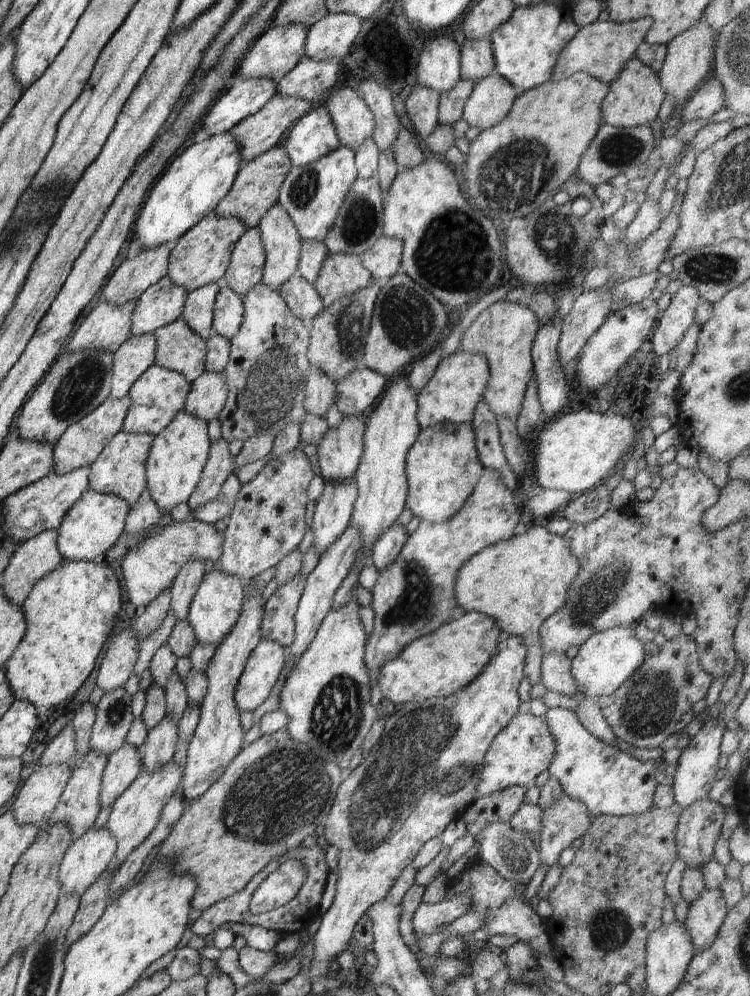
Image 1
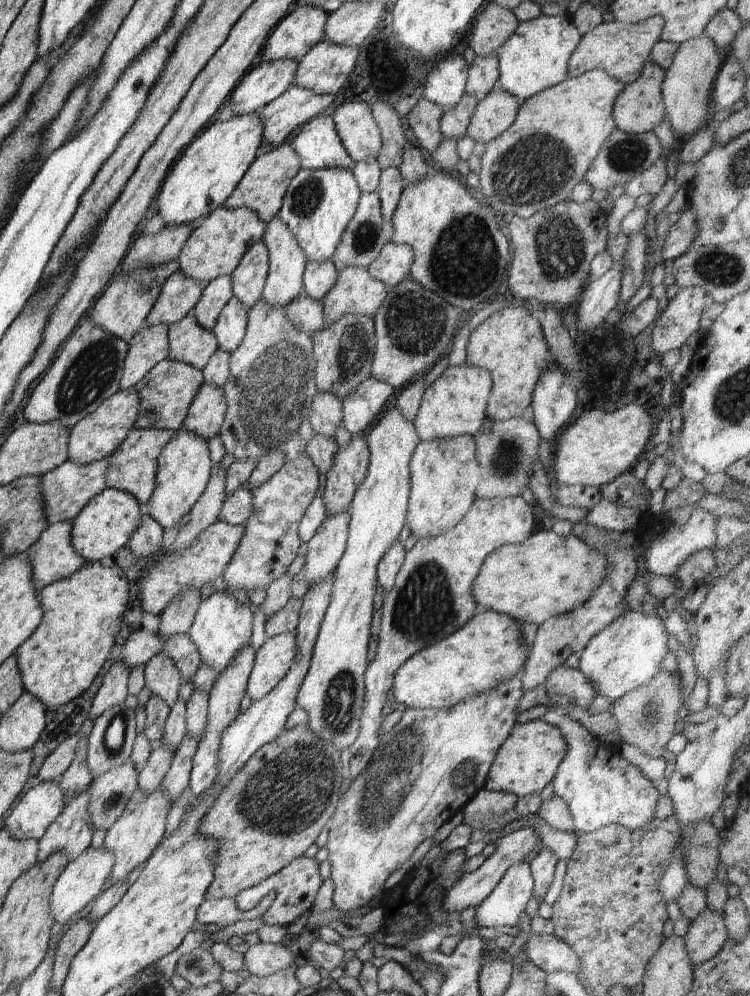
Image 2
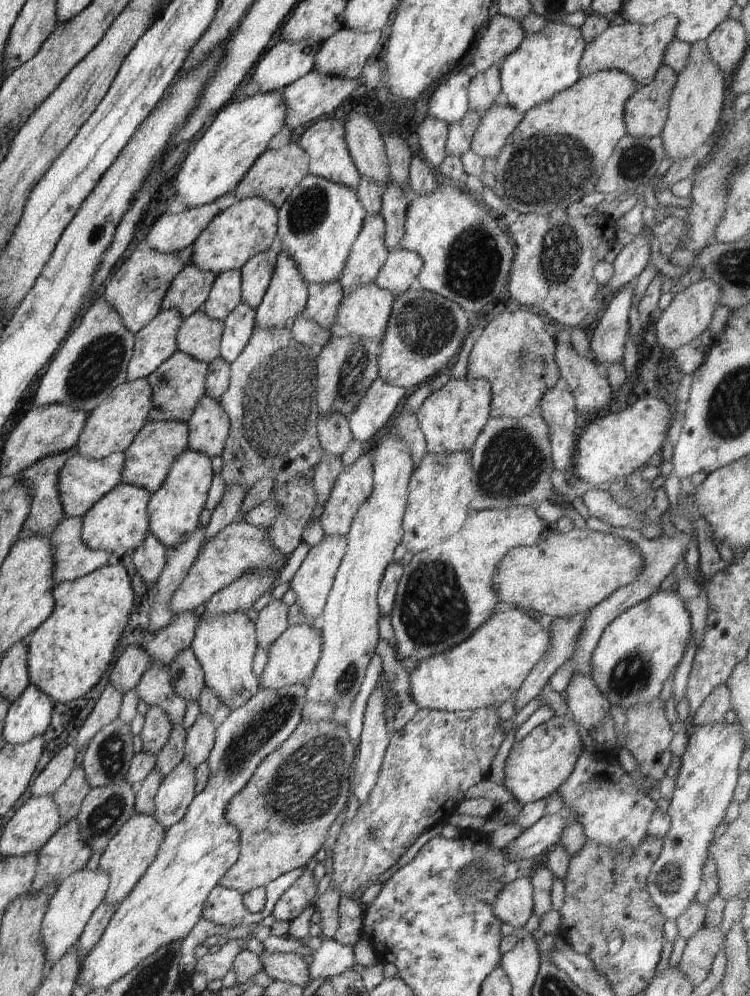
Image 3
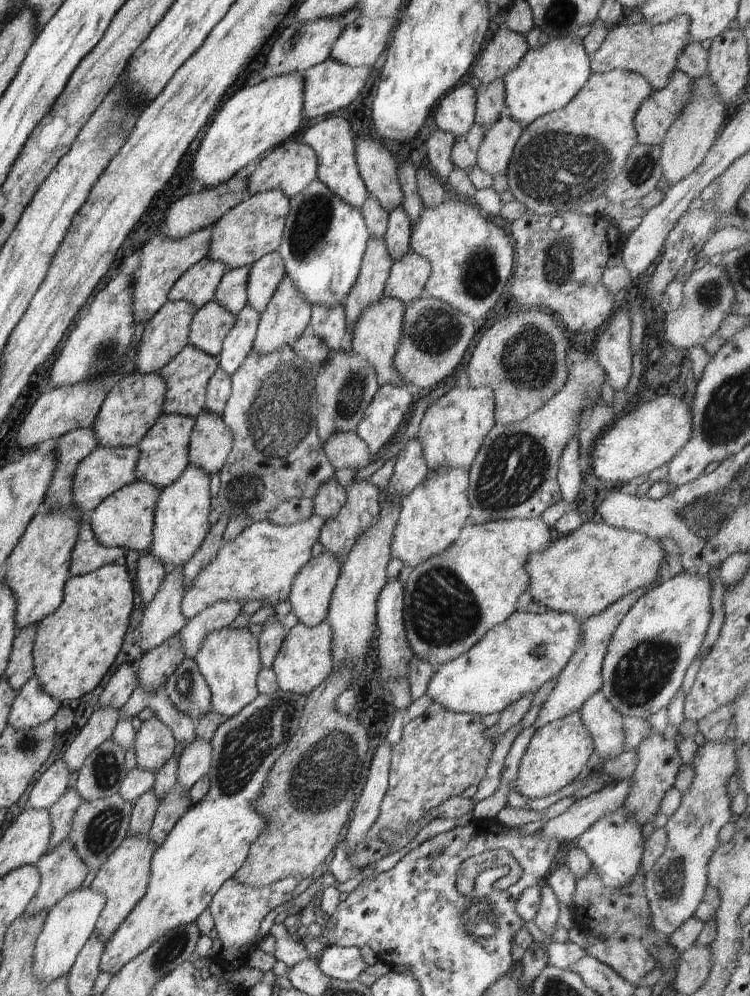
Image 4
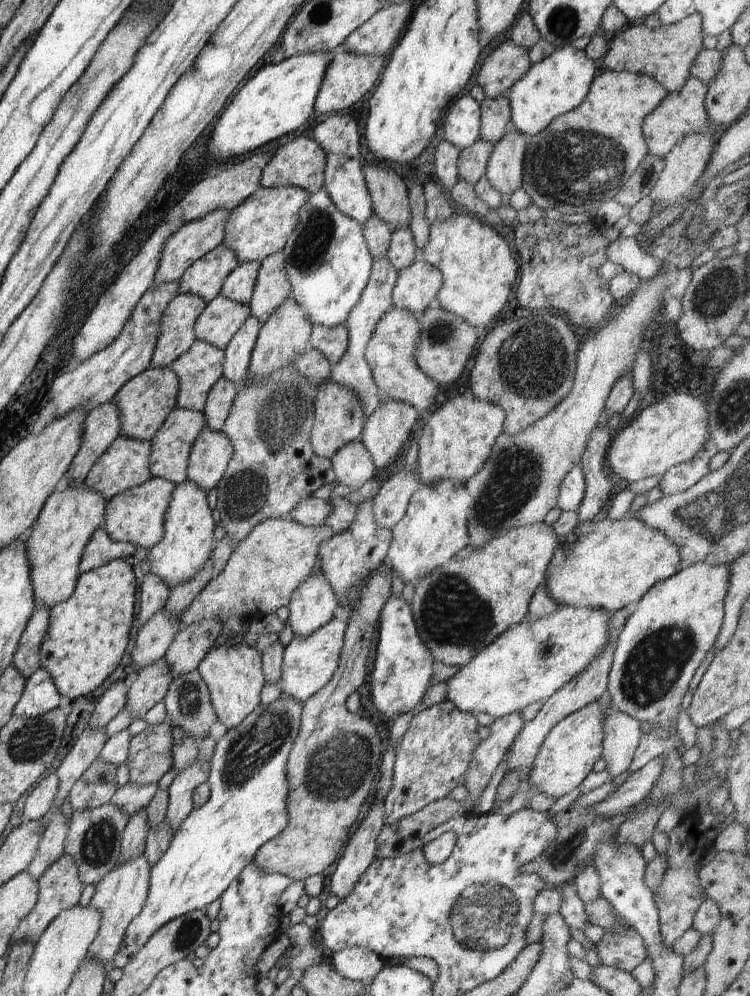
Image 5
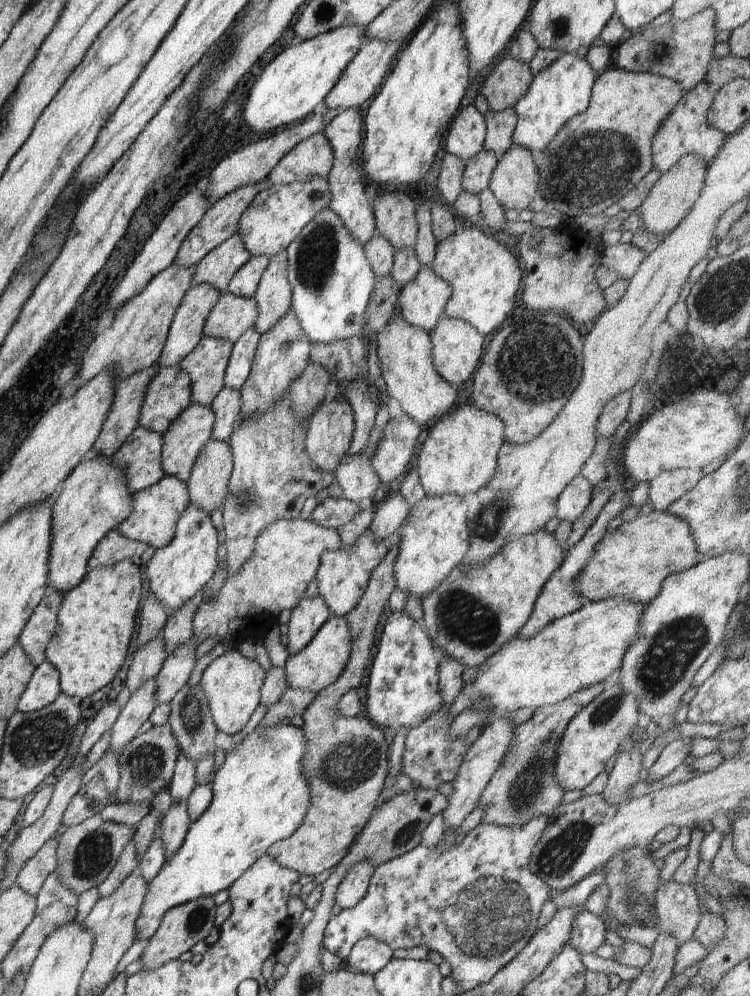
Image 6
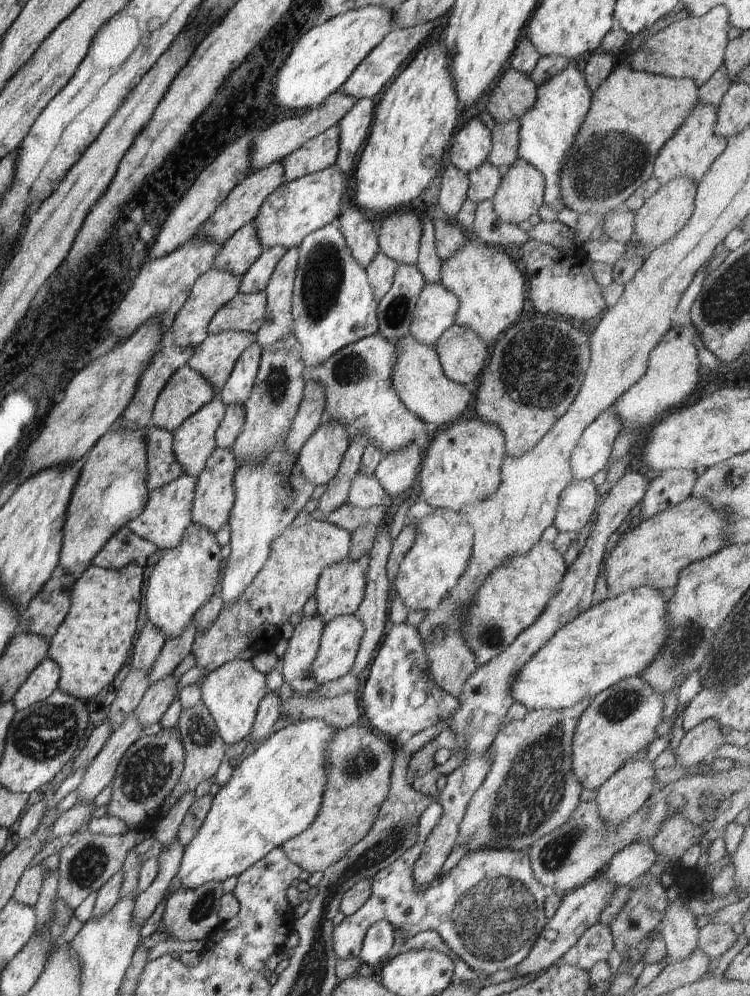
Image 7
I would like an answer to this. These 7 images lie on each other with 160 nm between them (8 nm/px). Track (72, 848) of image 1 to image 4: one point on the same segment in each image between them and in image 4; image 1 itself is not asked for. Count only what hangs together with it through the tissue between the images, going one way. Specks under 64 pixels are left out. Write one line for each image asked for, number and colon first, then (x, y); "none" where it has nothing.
2: (81, 882)
3: (78, 895)
4: (68, 924)

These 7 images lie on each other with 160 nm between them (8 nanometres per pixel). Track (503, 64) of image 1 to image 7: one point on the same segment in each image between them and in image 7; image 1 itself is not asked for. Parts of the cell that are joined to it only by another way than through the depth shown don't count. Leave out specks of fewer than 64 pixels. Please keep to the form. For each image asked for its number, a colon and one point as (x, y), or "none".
2: (535, 58)
3: (546, 62)
4: (546, 79)
5: (555, 86)
6: (563, 90)
7: (547, 131)

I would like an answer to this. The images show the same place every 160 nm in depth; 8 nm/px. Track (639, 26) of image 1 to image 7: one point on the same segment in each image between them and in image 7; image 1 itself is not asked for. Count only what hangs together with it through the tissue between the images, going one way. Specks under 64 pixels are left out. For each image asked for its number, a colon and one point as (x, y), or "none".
2: (621, 50)
3: (638, 50)
4: (652, 51)
5: (665, 53)
6: (681, 51)
7: (694, 48)

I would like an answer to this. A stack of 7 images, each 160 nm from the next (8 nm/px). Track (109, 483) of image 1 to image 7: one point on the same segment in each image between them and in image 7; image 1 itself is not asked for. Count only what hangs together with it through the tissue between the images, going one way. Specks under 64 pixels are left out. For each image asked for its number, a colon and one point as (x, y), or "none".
2: (132, 468)
3: (148, 459)
4: (164, 450)
5: (171, 447)
6: (187, 434)
7: (194, 441)

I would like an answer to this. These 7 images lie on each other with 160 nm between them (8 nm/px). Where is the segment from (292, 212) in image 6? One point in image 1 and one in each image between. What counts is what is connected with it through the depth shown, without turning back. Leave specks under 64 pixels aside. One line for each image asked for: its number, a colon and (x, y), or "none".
1: (201, 257)
2: (215, 248)
3: (249, 226)
4: (254, 228)
5: (259, 227)

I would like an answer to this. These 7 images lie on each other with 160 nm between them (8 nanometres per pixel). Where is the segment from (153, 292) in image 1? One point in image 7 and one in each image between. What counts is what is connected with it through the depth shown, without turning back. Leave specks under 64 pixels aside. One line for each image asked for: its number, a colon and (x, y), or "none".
2: (179, 294)
3: (190, 288)
4: (198, 285)
5: (205, 278)
6: (216, 269)
7: (240, 252)

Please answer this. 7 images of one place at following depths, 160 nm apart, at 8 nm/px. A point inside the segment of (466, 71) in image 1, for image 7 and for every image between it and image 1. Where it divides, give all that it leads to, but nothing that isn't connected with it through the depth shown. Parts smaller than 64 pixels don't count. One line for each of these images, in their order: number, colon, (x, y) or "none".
2: (483, 75)
3: (484, 90)
4: (490, 97)
5: (495, 112)
6: (500, 126)
7: (505, 137)

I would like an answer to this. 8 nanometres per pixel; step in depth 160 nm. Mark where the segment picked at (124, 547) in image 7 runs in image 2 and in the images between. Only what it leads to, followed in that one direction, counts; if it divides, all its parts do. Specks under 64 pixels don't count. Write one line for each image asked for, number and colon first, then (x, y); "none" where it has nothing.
2: (53, 558)
3: (72, 559)
4: (88, 555)
5: (101, 549)
6: (113, 548)

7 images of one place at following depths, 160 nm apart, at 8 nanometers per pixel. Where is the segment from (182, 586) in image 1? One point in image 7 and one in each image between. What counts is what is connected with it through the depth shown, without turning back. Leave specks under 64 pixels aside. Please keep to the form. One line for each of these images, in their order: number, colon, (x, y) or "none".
2: (178, 617)
3: (177, 635)
4: (156, 665)
5: (150, 688)
6: (139, 708)
7: (100, 773)

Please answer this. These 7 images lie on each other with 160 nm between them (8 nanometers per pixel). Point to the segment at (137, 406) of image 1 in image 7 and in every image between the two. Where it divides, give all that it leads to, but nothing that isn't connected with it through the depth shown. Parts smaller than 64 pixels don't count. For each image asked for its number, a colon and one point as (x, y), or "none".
2: (167, 391)
3: (177, 384)
4: (186, 376)
5: (200, 368)
6: (206, 365)
7: (215, 358)

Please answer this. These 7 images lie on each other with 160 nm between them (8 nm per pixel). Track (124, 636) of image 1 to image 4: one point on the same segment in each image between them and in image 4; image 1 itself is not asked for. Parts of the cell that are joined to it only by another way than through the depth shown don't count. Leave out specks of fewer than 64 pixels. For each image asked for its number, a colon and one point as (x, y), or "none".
2: (113, 691)
3: (108, 706)
4: (102, 722)

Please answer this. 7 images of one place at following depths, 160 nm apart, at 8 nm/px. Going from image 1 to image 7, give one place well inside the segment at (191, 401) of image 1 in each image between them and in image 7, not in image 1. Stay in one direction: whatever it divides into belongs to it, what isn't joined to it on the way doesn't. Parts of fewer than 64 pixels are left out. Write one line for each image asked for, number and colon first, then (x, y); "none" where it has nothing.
2: (205, 418)
3: (209, 426)
4: (211, 441)
5: (212, 451)
6: (208, 484)
7: (213, 501)

